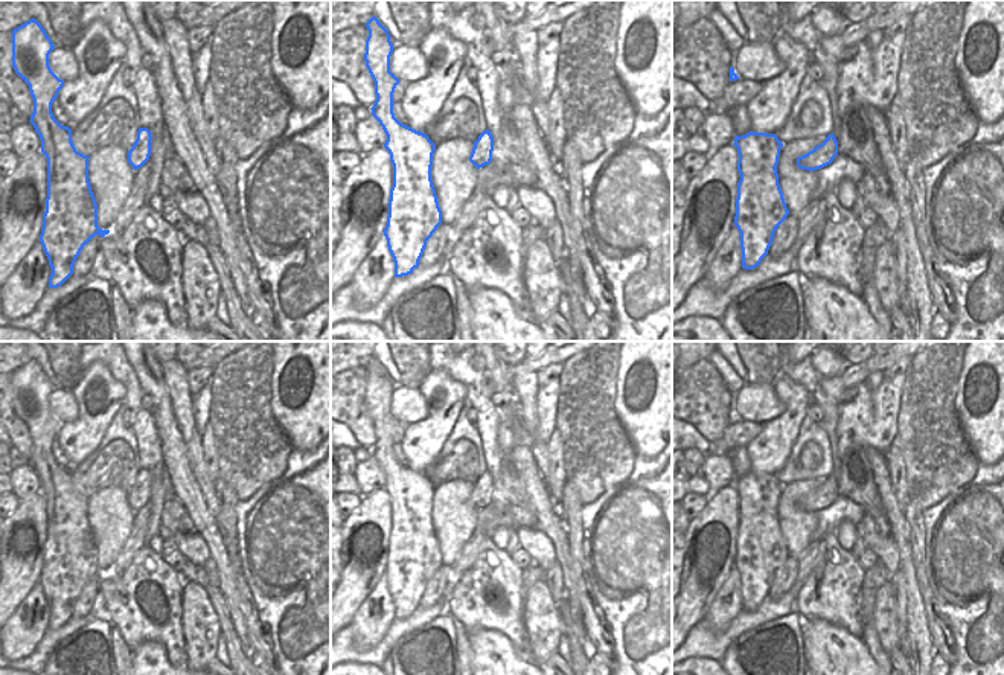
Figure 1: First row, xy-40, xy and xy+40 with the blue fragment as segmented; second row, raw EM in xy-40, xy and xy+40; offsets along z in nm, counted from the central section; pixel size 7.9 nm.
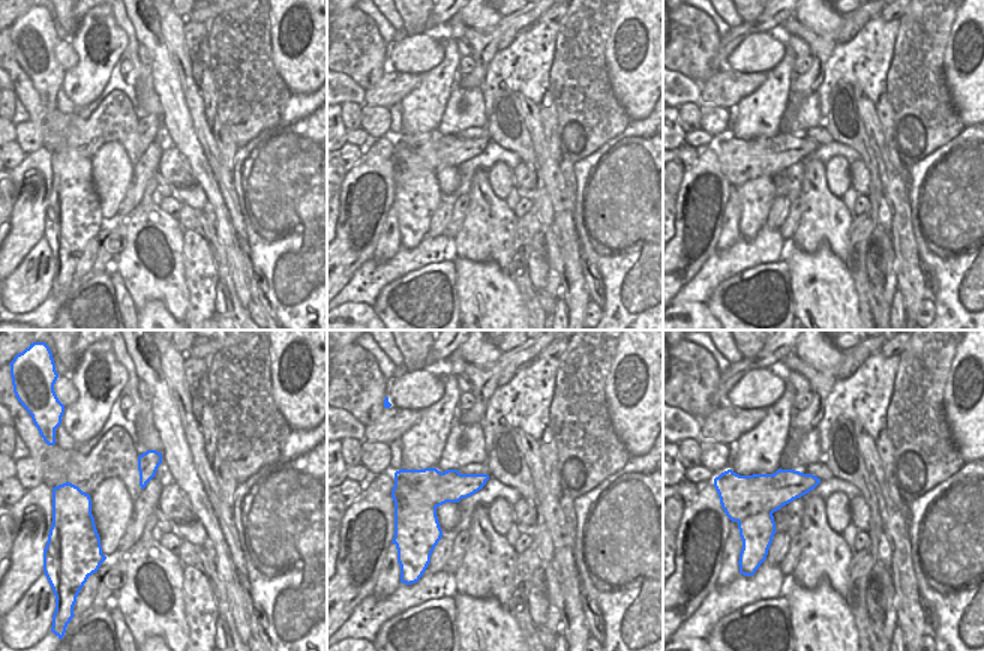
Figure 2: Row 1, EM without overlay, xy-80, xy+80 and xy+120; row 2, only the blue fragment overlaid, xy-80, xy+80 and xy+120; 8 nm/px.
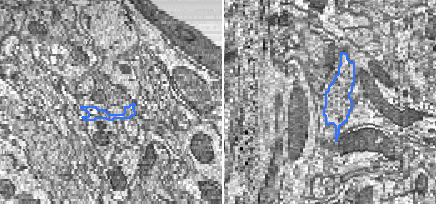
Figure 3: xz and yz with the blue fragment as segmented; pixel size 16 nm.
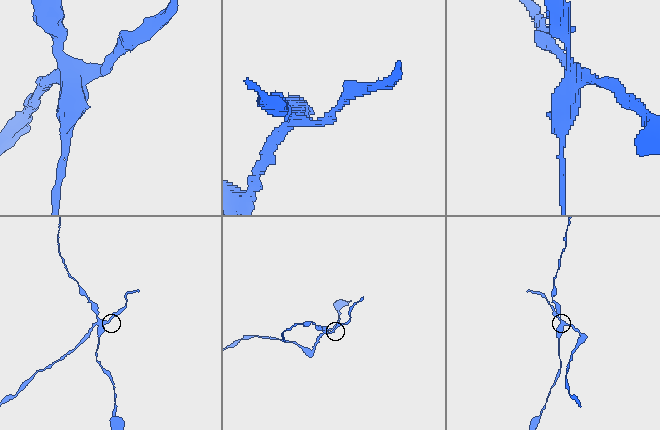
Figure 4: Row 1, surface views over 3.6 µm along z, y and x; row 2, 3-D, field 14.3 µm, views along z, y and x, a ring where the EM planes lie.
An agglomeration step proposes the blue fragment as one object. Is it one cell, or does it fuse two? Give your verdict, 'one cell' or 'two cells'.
two cells

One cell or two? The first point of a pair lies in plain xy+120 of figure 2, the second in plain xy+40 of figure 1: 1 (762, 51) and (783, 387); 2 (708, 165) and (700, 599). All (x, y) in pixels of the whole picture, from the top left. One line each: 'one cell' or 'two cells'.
1: two cells
2: one cell

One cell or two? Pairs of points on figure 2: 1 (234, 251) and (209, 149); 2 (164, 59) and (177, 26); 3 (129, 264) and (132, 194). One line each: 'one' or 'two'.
1: two
2: two
3: two

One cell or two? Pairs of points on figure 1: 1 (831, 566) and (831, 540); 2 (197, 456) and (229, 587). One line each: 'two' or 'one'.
1: one
2: two

